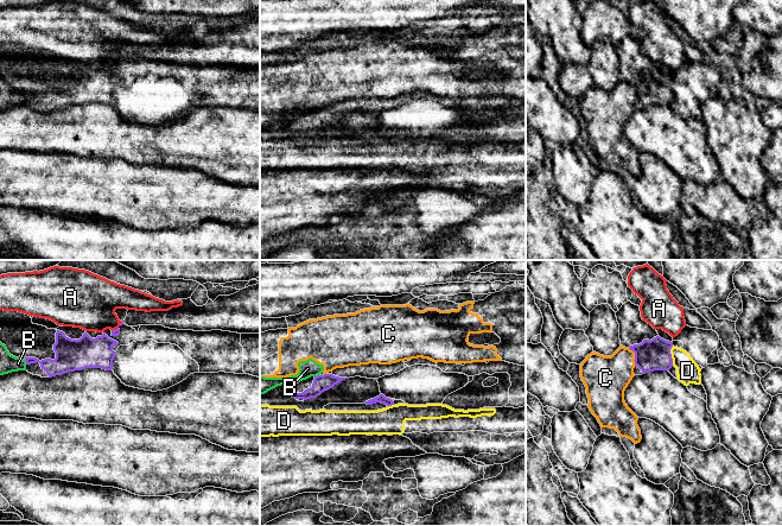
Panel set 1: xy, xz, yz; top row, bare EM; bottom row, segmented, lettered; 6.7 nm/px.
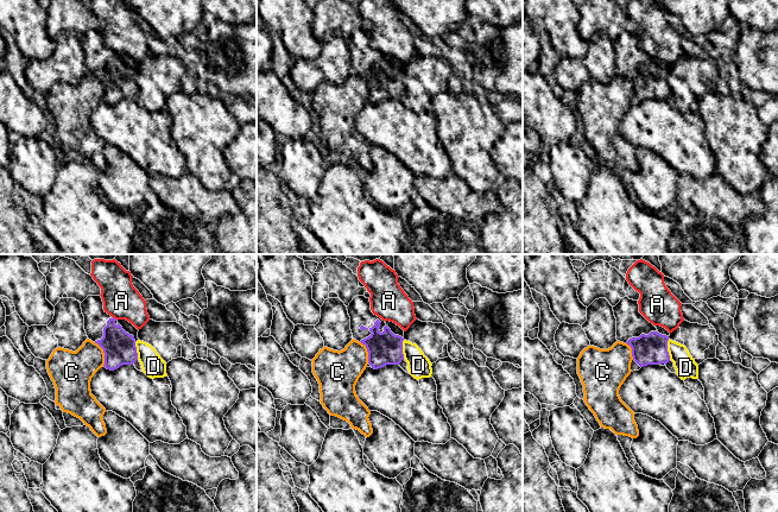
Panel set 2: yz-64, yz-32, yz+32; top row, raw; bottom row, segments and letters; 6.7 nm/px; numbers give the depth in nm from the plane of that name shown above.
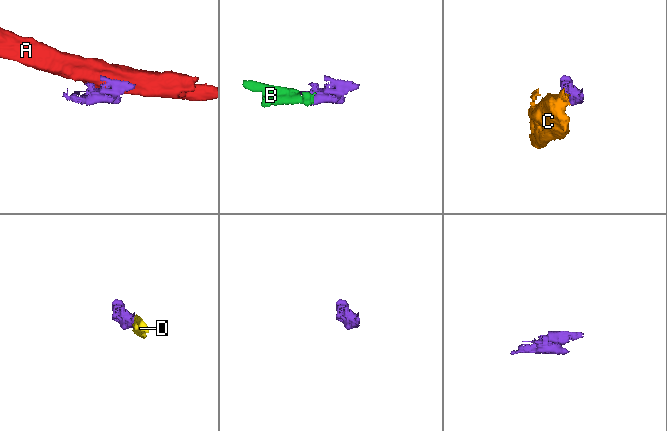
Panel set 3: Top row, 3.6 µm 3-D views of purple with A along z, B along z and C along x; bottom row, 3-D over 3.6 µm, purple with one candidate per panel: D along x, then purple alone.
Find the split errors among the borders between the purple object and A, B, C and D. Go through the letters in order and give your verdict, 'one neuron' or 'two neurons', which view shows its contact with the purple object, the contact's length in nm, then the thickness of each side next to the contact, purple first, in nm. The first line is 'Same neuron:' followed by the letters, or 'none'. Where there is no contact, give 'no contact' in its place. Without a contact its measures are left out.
Same neuron: none
A: two neurons; contact in xy; length 50 nm; calibres 50 and 360 nm
B: two neurons; contact in xy; length 40 nm; calibres 130 and 120 nm
C: two neurons; contact in yz; length 130 nm; calibres 220 and 300 nm
D: two neurons; contact in yz; length 140 nm; calibres 220 and 160 nm

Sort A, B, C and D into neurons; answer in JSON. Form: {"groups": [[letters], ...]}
{"groups": [["A"], ["B", "C"], ["D"]]}

